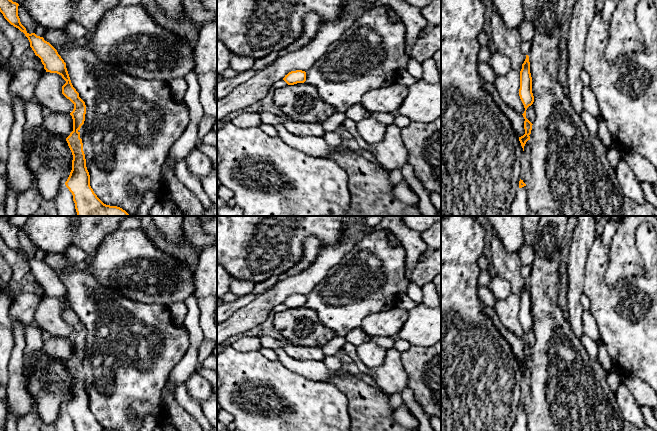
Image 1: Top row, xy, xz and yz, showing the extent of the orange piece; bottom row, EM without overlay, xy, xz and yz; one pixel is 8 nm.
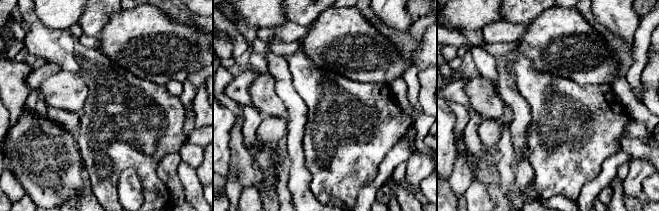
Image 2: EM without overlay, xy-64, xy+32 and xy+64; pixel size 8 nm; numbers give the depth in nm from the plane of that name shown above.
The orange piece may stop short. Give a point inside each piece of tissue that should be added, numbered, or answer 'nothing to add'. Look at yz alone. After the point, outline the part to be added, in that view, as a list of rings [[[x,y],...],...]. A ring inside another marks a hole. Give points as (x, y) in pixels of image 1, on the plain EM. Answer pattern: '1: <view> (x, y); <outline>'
nothing to add

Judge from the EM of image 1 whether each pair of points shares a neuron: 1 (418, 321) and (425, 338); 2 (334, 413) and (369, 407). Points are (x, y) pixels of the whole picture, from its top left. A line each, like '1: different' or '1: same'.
1: same
2: different

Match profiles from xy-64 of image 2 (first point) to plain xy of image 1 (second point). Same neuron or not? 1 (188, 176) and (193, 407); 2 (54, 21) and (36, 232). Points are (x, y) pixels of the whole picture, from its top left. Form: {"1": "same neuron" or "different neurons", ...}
{"1": "same neuron", "2": "same neuron"}

